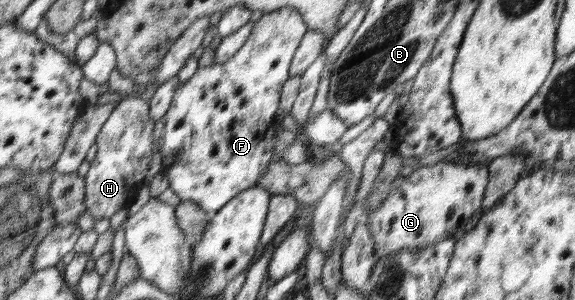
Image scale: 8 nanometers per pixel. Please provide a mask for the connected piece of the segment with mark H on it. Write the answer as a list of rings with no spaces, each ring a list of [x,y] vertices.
[[[140,96],[120,100],[110,118],[97,135],[98,150],[84,181],[87,212],[97,219],[110,219],[116,211],[127,207],[138,196],[150,160],[155,123],[149,115],[149,103]]]

